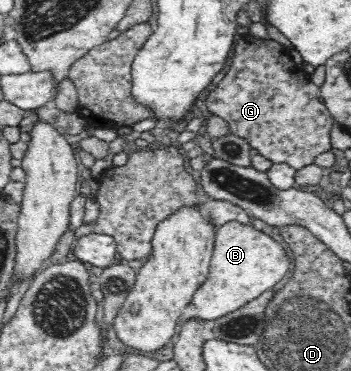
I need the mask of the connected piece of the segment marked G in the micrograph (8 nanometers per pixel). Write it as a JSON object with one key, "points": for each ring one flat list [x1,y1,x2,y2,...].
{"points":[[241,31,241,38,232,46,232,53,230,68,203,100,210,114,220,116,227,123,229,133,243,138,272,163,288,164,296,171,313,163,318,154,332,148,329,133,333,128,333,116,325,103,319,100,321,89,311,81,310,75,285,46,269,37,259,38]]}

